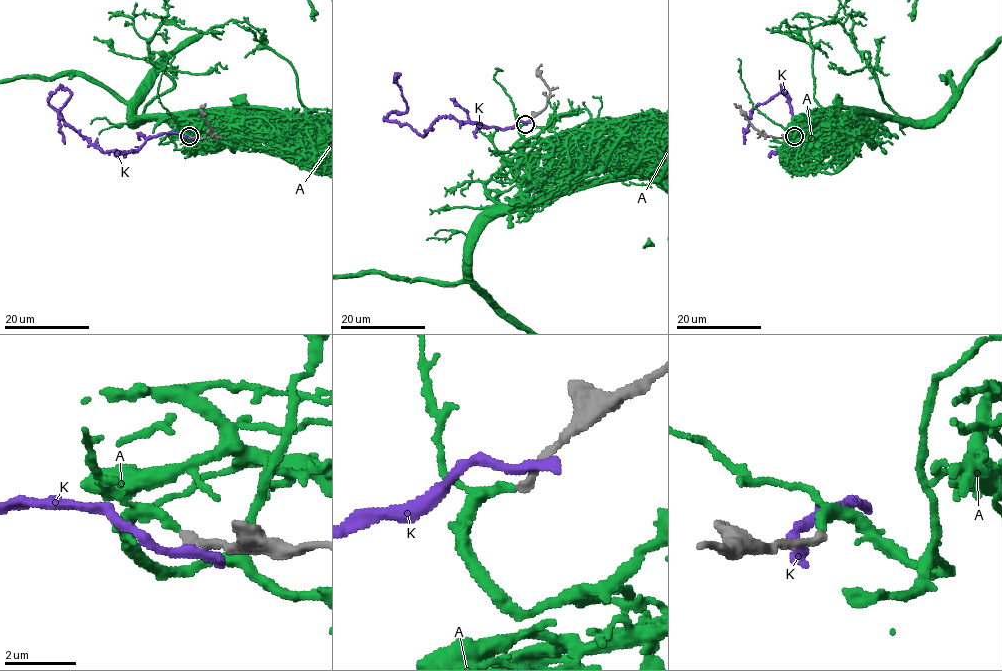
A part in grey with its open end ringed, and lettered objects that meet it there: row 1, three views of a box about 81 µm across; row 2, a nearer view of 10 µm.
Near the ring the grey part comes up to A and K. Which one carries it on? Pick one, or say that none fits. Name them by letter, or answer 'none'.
A

